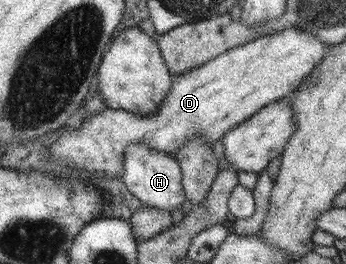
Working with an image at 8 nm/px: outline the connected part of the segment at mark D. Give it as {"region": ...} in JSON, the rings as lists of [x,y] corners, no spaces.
{"region":[[[287,27],[275,31],[242,46],[233,47],[226,53],[211,59],[210,62],[175,76],[167,98],[155,113],[134,115],[124,110],[107,107],[104,111],[88,117],[88,121],[84,121],[80,129],[64,133],[48,147],[51,154],[44,156],[47,159],[55,158],[55,161],[60,161],[62,165],[74,165],[76,169],[90,171],[96,177],[121,177],[124,173],[124,150],[130,144],[144,144],[167,154],[177,153],[179,147],[192,136],[200,136],[213,145],[220,137],[224,137],[228,130],[250,119],[269,103],[285,99],[293,91],[297,91],[297,87],[301,86],[314,67],[321,63],[327,50],[328,46],[319,37],[299,27]]]}

